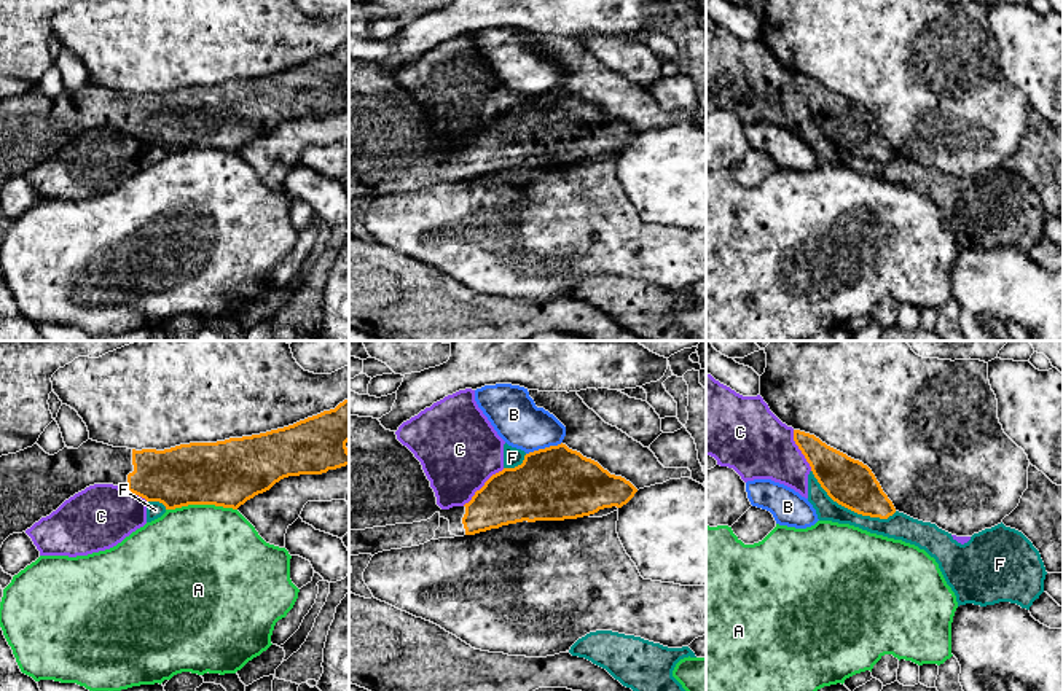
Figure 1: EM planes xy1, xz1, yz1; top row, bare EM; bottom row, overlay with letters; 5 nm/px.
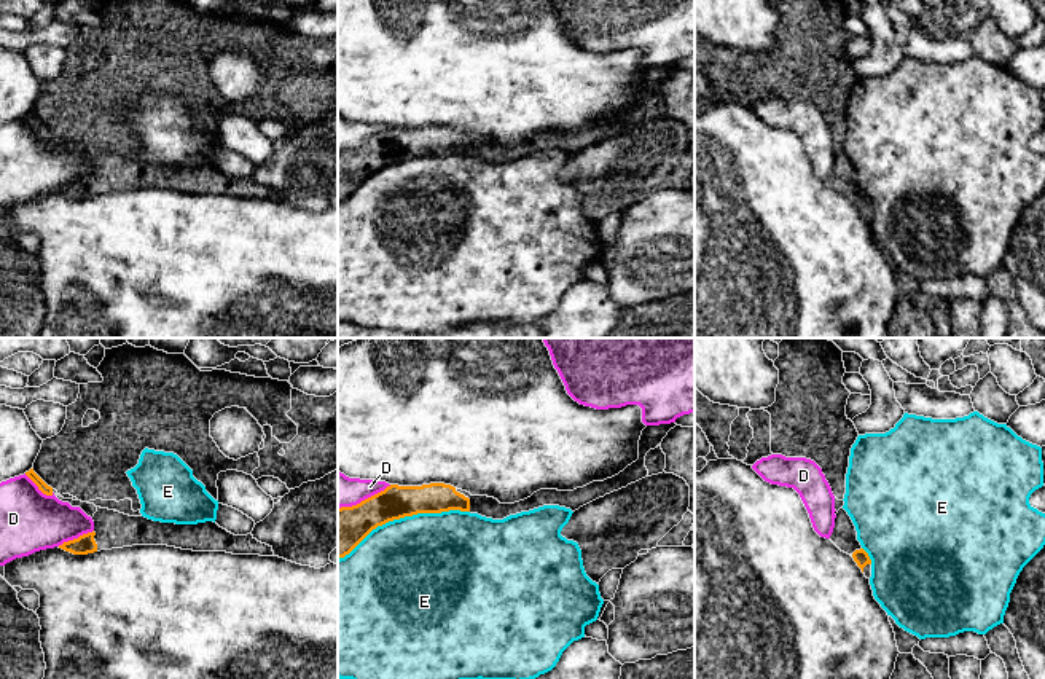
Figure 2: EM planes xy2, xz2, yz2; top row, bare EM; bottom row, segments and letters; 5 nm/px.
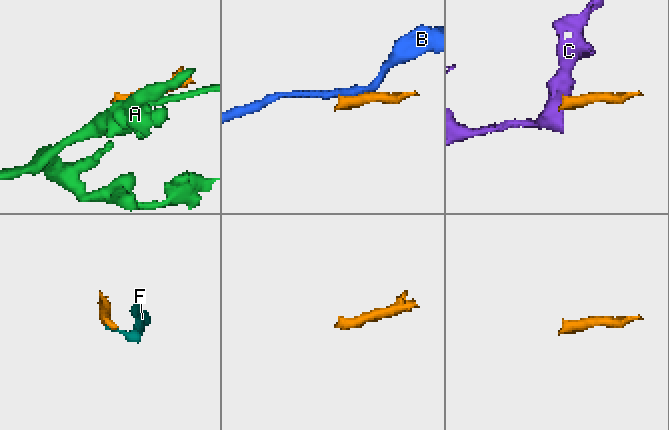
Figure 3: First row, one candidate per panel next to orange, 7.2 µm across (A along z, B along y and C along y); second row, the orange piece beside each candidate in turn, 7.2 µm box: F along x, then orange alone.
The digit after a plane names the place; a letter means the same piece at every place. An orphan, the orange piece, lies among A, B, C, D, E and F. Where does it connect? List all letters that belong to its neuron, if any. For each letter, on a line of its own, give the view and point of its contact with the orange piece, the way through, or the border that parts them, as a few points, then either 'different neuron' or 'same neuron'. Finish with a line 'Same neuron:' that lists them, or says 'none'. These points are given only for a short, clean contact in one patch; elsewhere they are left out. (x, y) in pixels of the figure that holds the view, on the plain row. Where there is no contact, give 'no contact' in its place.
A: contact xy1 (201, 147); different neuron
B: contact xz1 (545, 91); different neuron
C: contact xz1 (483, 129); different neuron
D: contact xz2 (365, 142); different neuron
E: contact xz2 (403, 160); different neuron
F: contact yz1 (850, 152); border yz1 (811, 113), (834, 144), (858, 156), (888, 161), (896, 155); different neuron
Same neuron: none

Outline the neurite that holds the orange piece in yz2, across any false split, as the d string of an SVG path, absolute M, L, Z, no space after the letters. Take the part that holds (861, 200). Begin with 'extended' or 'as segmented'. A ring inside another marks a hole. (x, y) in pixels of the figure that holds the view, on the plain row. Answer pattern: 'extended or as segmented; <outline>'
extended; M840 151L835 161L835 171L830 183L844 196L851 198L857 209L862 212L871 207L868 196L862 191L857 183L855 169L844 151Z

